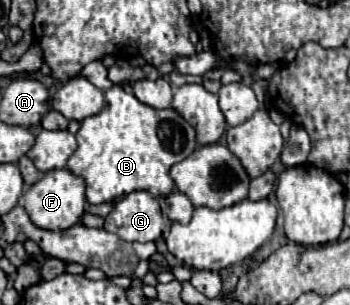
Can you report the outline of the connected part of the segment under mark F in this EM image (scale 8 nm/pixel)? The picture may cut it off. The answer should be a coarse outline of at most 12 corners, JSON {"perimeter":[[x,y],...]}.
{"perimeter":[[51,170],[25,194],[35,226],[69,230],[85,212],[85,180]]}

